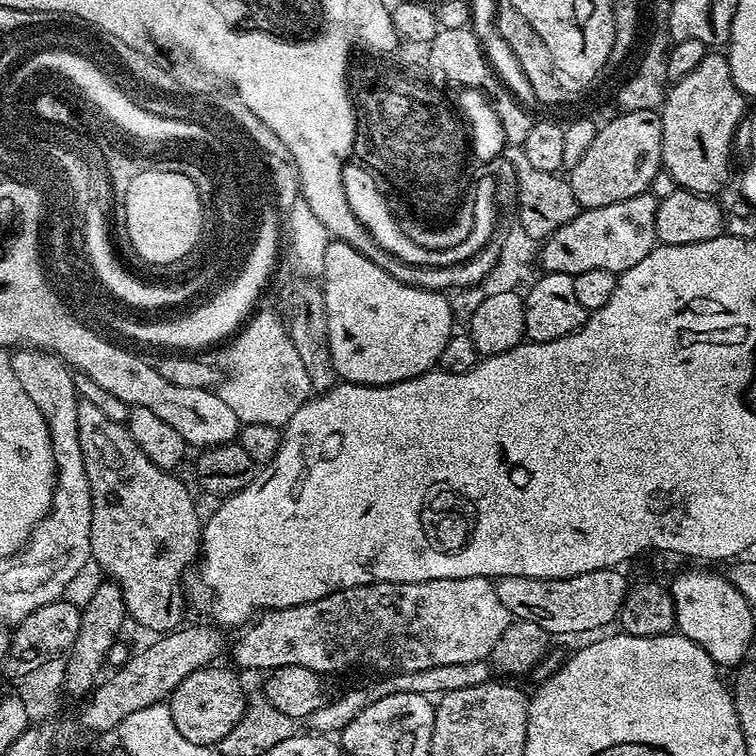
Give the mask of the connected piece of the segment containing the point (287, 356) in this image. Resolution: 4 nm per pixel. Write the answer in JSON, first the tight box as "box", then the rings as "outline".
{"box":[218,316,310,424],"outline":[[[279,316],[253,317],[239,329],[232,342],[228,352],[228,377],[220,387],[218,384],[221,400],[244,424],[287,424],[309,399],[310,377],[297,359],[298,350],[294,348],[285,321]]]}

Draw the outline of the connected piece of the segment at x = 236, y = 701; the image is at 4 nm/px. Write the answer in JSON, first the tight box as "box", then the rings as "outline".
{"box":[166,666,246,746],"outline":[[[211,666],[194,670],[188,677],[182,678],[182,682],[178,682],[166,700],[170,714],[174,718],[174,726],[178,726],[182,738],[186,738],[189,742],[198,742],[209,746],[219,745],[220,740],[226,738],[226,734],[230,734],[230,730],[234,730],[234,726],[238,726],[238,722],[244,716],[246,707],[244,688],[234,673],[227,672],[226,669],[220,667]]]}

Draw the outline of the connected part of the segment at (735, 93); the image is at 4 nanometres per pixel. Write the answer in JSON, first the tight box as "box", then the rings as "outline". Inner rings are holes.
{"box":[659,54,746,194],"outline":[[[707,54],[701,58],[689,73],[675,81],[667,89],[659,113],[662,126],[662,168],[670,173],[681,189],[690,192],[716,194],[716,191],[728,180],[728,163],[732,160],[732,139],[736,136],[736,127],[744,116],[746,97],[739,92],[732,80],[732,71],[727,55]]]}

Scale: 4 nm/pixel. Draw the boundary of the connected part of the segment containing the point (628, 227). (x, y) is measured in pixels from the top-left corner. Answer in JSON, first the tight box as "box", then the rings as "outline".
{"box":[539,191,657,276],"outline":[[[651,191],[626,198],[622,202],[607,204],[601,208],[585,208],[566,226],[554,230],[539,245],[540,264],[544,272],[561,272],[577,276],[582,270],[610,270],[617,274],[638,266],[646,254],[657,247],[656,206],[657,199]]]}

